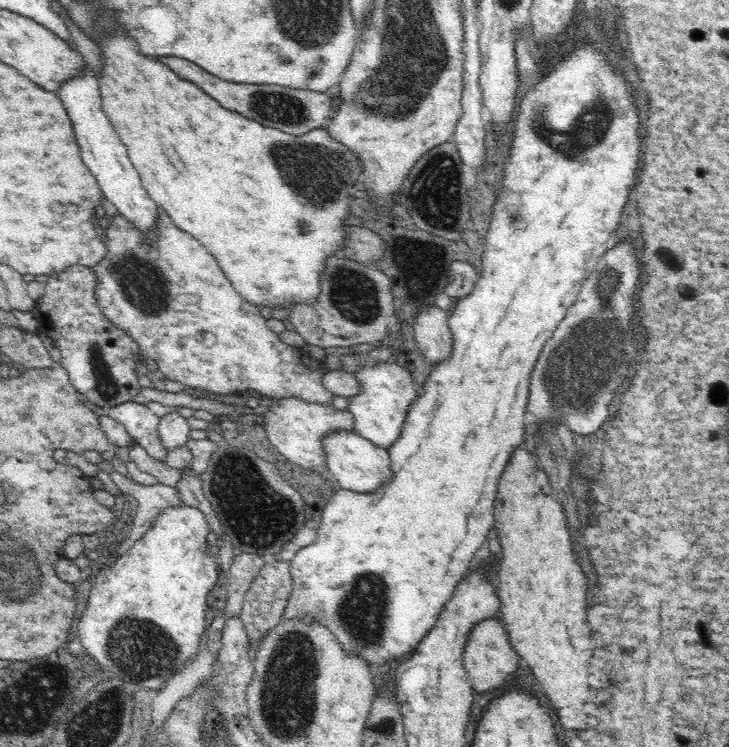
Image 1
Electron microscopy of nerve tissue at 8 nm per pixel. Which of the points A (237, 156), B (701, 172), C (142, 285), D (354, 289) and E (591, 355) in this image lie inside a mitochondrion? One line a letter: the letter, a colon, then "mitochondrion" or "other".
A: other
B: other
C: mitochondrion
D: mitochondrion
E: mitochondrion

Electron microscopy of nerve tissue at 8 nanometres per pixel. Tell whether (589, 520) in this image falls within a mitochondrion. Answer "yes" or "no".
no

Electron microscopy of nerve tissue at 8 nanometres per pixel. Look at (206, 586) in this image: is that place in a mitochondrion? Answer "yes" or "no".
no

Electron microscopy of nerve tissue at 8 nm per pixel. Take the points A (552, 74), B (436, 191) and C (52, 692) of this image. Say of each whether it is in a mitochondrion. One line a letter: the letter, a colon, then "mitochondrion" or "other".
A: mitochondrion
B: mitochondrion
C: other

